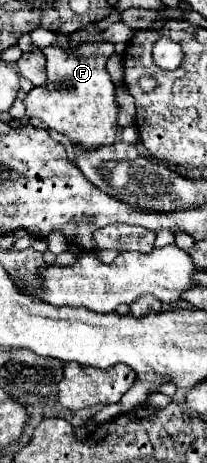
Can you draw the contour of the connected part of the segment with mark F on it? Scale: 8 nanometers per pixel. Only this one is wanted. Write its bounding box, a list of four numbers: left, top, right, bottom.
[23,43,119,149]

